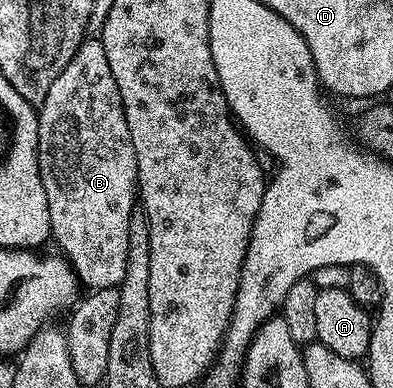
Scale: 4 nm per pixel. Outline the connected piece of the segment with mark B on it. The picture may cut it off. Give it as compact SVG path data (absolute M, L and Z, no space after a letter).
M84 39L81 47L75 51L69 66L57 74L53 86L49 86L49 94L45 94L43 103L38 105L39 125L37 126L37 150L39 151L39 173L41 186L45 186L45 198L49 198L49 222L54 243L59 243L58 251L71 263L80 285L88 289L118 288L125 278L125 266L129 258L129 218L137 206L137 154L133 150L133 138L129 134L129 122L125 122L123 99L117 90L117 82L113 78L113 70L109 70L109 58L105 58L105 46L102 39Z

